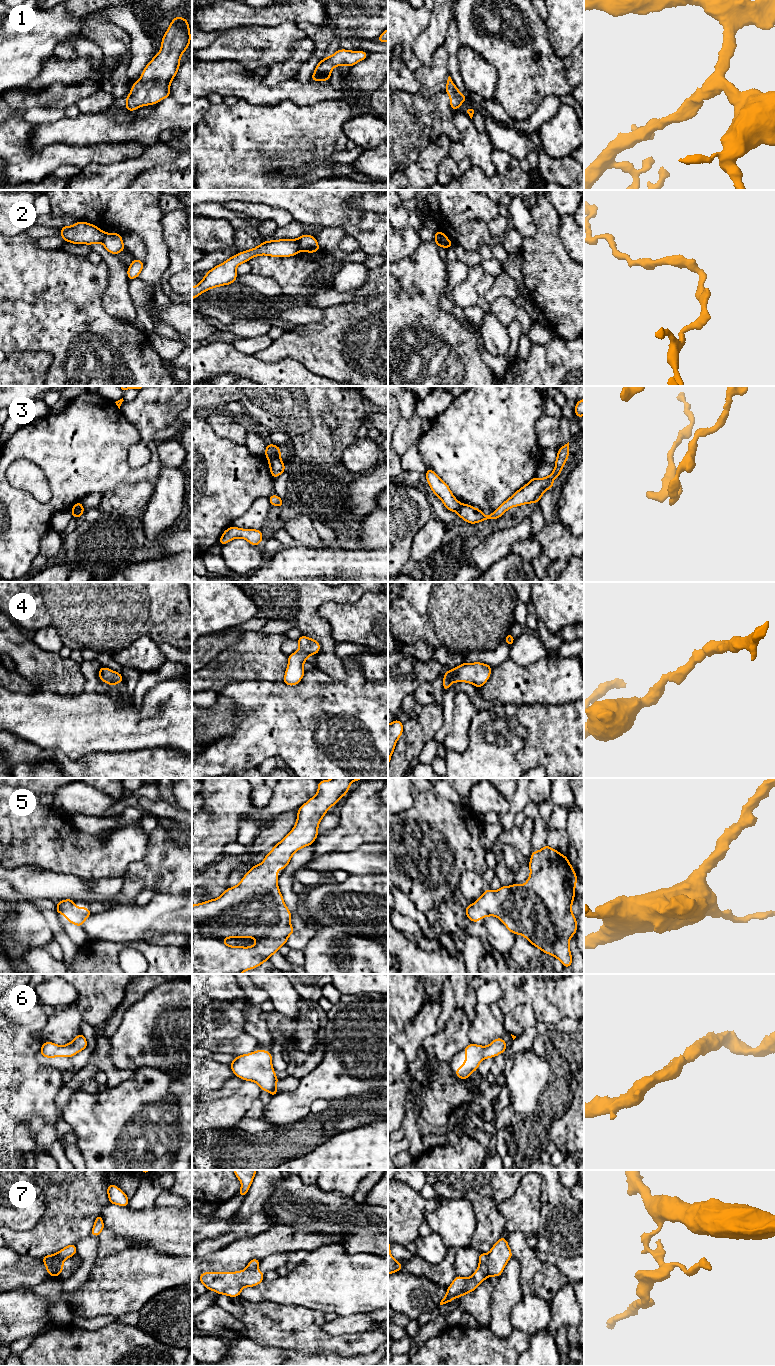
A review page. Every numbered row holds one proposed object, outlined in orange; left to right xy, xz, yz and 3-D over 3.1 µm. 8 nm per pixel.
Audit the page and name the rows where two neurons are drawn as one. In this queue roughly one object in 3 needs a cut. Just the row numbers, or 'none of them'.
2, 3, 7

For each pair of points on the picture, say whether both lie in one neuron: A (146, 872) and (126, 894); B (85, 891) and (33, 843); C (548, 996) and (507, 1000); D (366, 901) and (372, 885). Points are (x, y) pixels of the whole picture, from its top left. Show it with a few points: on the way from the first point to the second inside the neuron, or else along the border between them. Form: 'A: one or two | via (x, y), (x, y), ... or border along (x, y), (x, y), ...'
A: one | via (142, 877), (131, 889)
B: two | border along (42, 867), (58, 872), (70, 872), (86, 881)
C: one | via (538, 996), (517, 996)
D: one | via (370, 897), (372, 889)

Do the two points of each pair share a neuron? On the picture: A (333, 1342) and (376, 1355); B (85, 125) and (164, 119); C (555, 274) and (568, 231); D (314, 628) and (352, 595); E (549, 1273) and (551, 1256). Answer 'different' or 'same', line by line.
A: different
B: same
C: different
D: same
E: different

